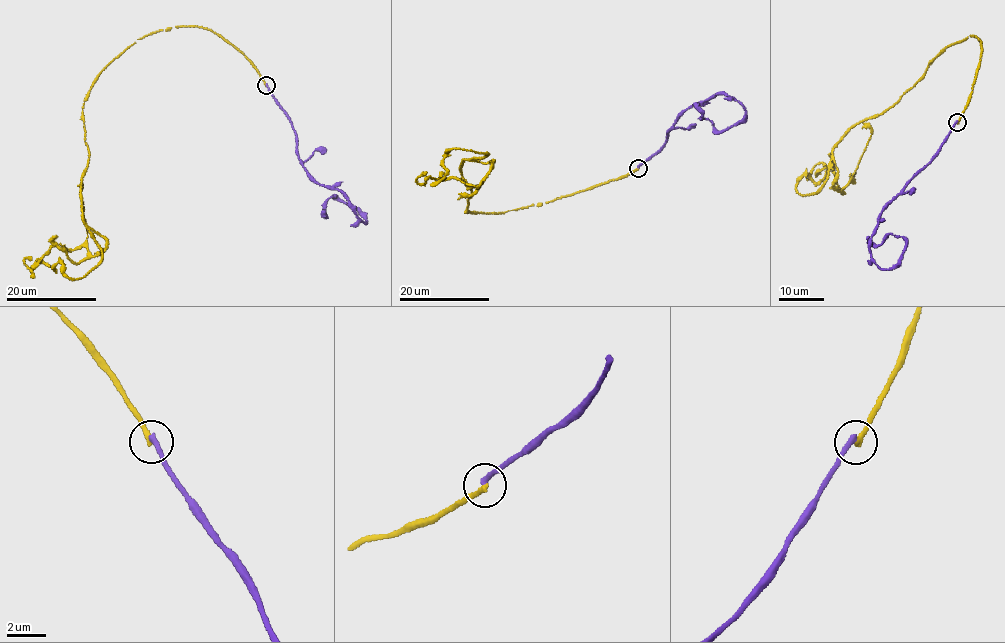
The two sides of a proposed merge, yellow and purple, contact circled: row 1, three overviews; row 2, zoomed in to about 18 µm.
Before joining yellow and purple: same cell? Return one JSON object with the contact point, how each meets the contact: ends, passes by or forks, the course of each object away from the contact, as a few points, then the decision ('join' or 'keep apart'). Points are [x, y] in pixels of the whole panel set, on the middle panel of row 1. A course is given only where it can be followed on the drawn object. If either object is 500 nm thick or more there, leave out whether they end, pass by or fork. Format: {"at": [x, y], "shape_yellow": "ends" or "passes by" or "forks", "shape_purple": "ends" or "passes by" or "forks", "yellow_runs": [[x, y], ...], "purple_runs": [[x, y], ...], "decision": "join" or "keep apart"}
{"at": [638, 168], "shape_yellow": "ends", "shape_purple": "ends", "yellow_runs": [[638, 168], [502, 212], [465, 211], [464, 159], [492, 160], [476, 186], [417, 178], [425, 186]], "purple_runs": [[637, 168], [665, 144], [678, 114], [718, 94], [732, 96], [745, 111], [745, 118], [718, 131], [693, 103]], "decision": "keep apart"}

